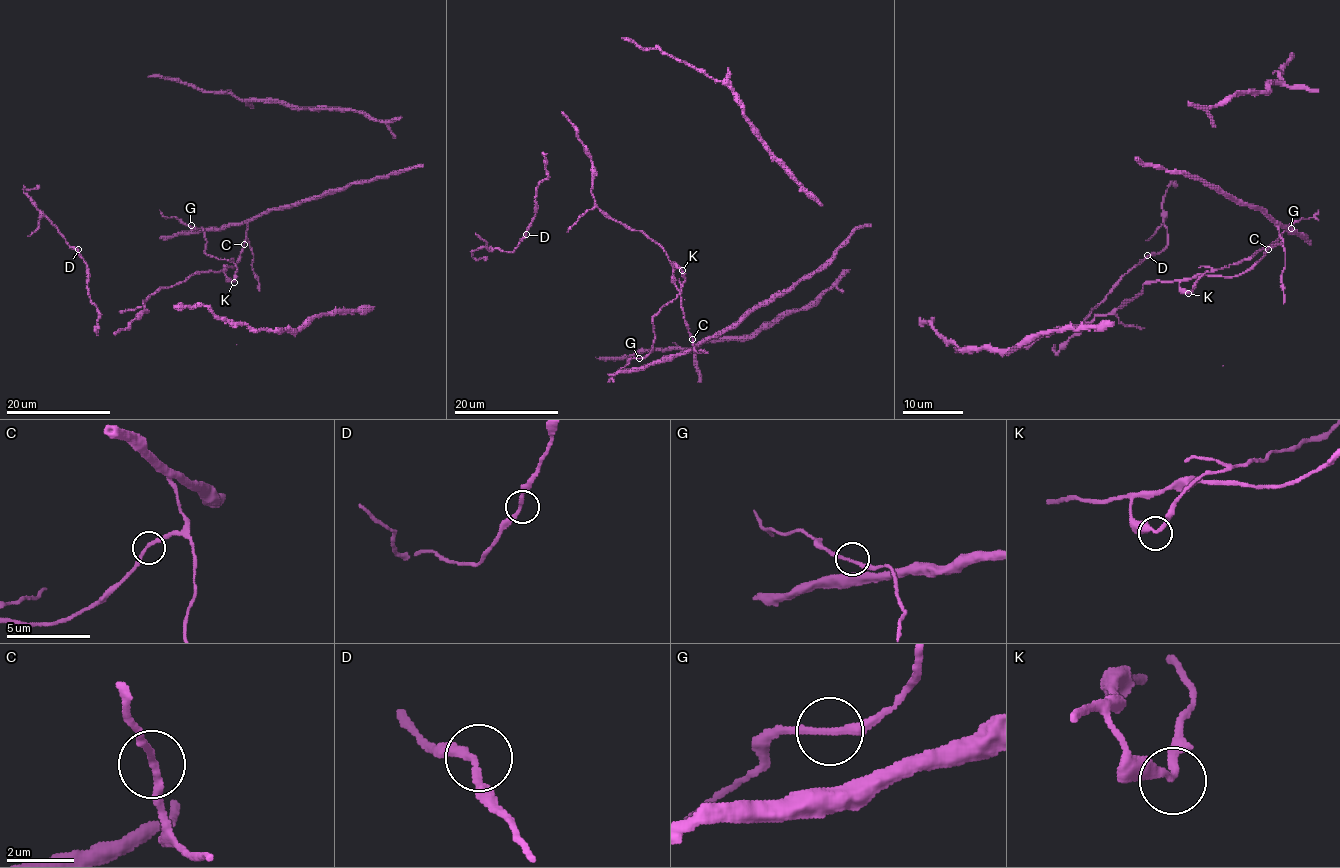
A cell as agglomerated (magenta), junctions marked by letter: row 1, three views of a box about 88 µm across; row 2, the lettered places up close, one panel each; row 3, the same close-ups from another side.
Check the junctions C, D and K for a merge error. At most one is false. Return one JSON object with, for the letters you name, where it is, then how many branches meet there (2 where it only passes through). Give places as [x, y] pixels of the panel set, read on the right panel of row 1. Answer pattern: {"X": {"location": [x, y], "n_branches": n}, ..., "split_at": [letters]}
{"K": {"location": [1188, 293], "n_branches": 2}, "split_at": ["K"]}

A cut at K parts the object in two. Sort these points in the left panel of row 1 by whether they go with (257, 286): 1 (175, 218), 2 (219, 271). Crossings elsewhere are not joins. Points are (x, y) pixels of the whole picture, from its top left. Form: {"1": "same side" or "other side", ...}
{"1": "other side", "2": "same side"}

